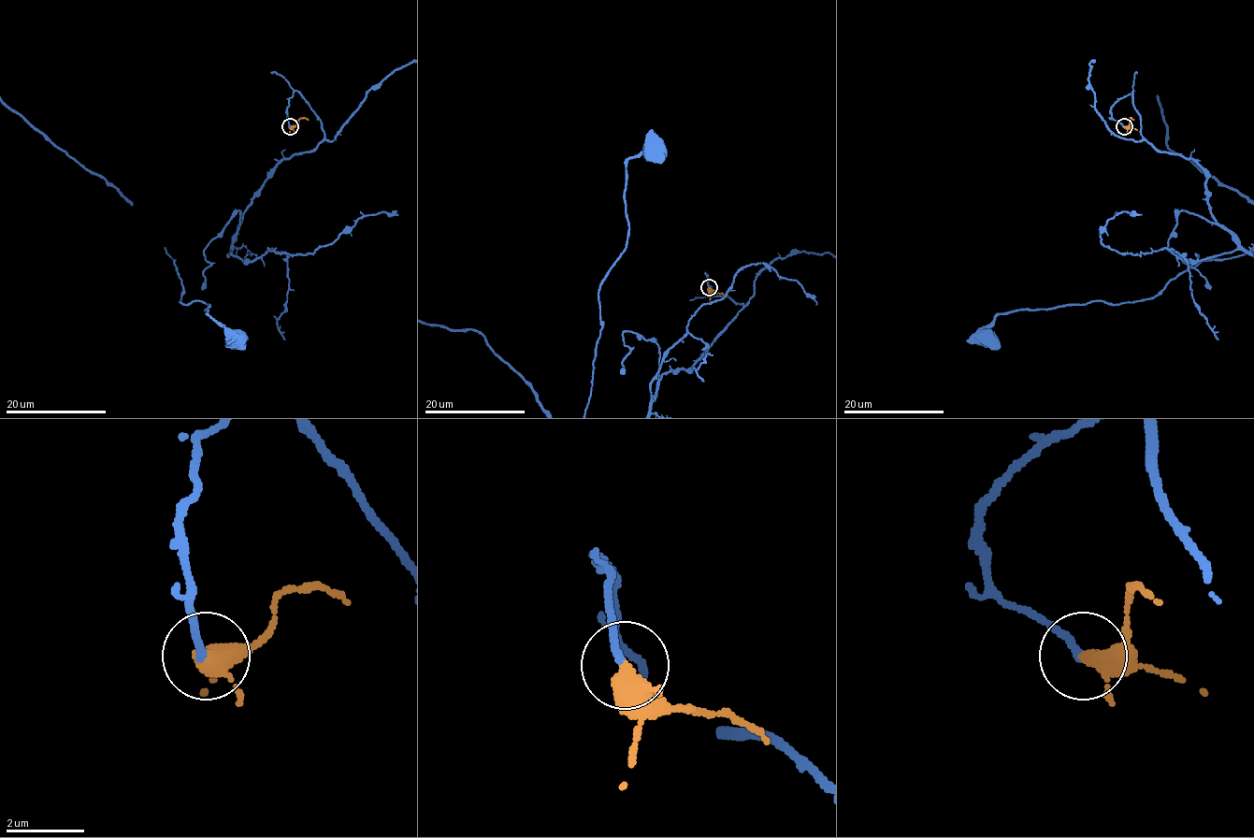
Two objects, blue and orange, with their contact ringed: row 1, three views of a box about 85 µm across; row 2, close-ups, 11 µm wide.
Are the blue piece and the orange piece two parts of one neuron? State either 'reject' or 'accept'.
accept

